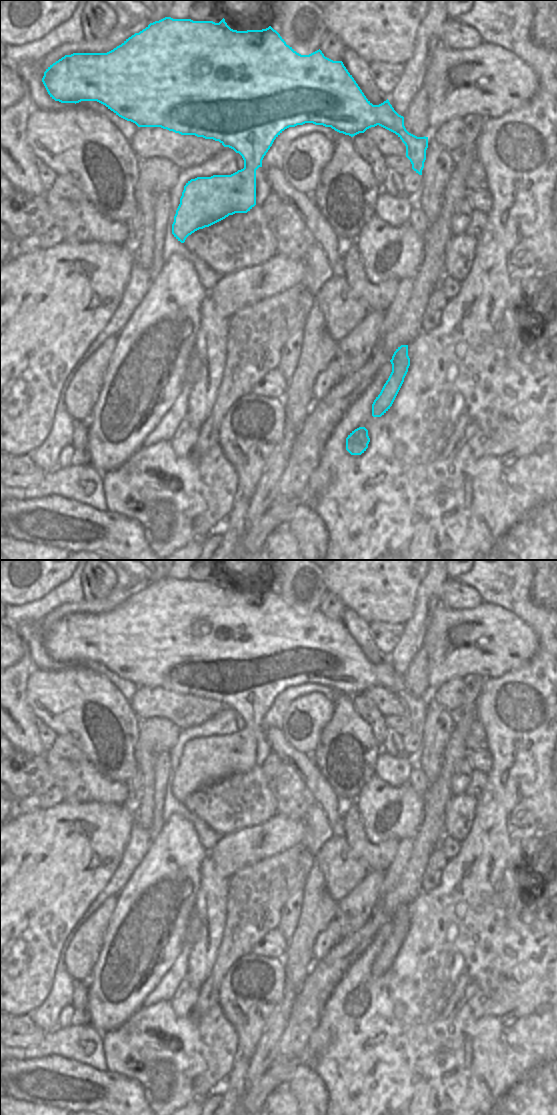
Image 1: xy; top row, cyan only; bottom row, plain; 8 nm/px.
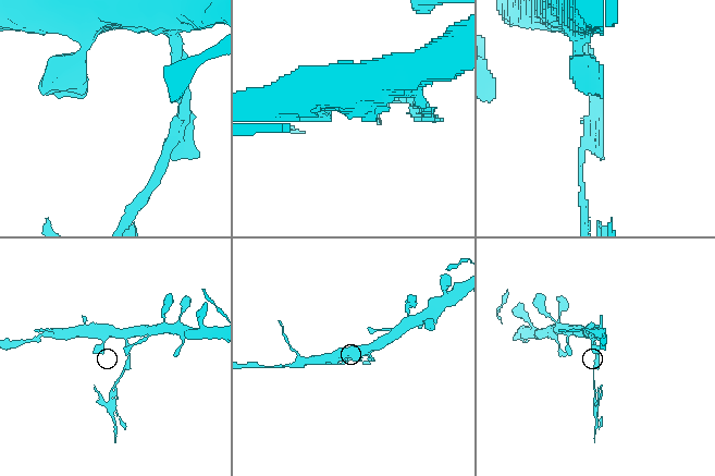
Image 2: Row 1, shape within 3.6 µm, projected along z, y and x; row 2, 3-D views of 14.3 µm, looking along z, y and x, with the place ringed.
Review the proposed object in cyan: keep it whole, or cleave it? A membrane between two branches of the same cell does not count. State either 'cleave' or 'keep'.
cleave

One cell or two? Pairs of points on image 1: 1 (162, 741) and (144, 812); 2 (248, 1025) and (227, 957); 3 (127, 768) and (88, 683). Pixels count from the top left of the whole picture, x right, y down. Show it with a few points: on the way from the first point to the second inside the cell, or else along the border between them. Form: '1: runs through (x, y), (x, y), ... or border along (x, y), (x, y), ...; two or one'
1: runs through (148, 756), (148, 794); one
2: border along (249, 952), (243, 955), (228, 970), (219, 987); two
3: runs through (127, 747), (127, 743), (134, 736), (107, 704); one

